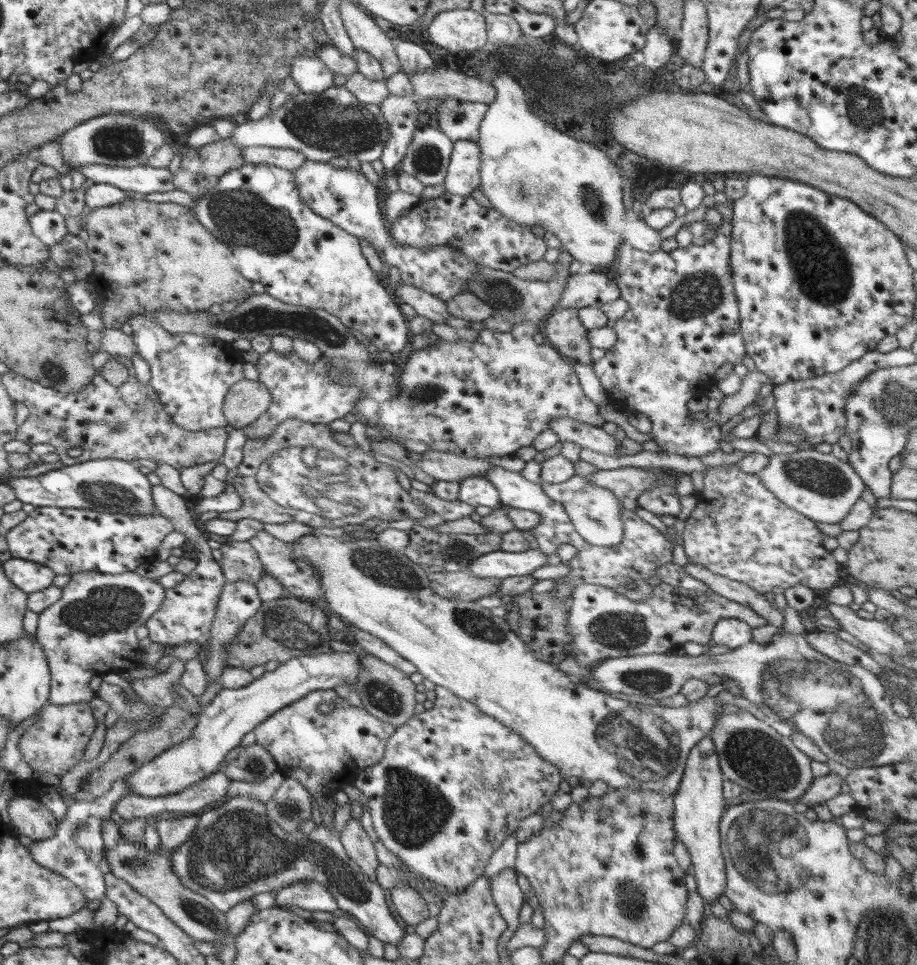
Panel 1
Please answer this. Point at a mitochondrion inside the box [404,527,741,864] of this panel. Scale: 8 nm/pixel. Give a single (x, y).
(641, 744)

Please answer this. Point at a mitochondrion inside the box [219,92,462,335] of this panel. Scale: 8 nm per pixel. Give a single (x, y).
(322, 123)

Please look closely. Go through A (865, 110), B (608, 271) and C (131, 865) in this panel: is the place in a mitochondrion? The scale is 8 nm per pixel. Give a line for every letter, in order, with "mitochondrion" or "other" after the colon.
A: mitochondrion
B: other
C: mitochondrion

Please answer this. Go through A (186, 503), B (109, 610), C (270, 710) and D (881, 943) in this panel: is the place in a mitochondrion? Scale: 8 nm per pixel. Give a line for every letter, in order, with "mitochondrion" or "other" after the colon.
A: other
B: mitochondrion
C: other
D: mitochondrion

